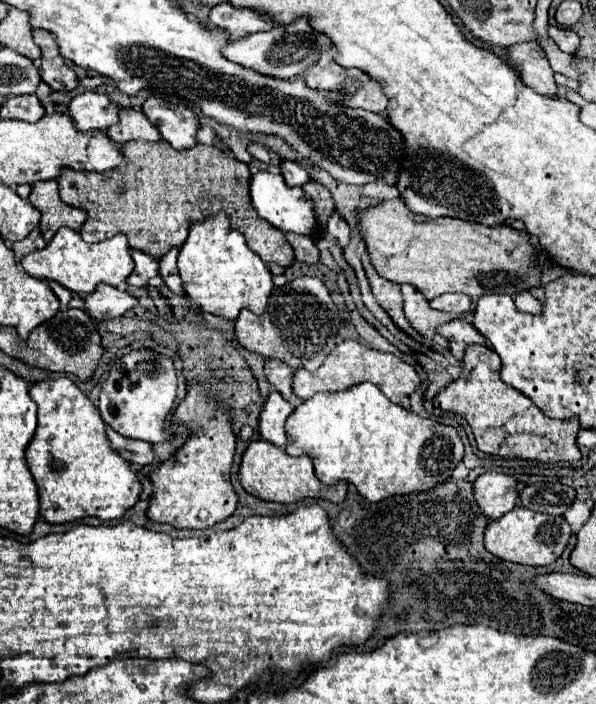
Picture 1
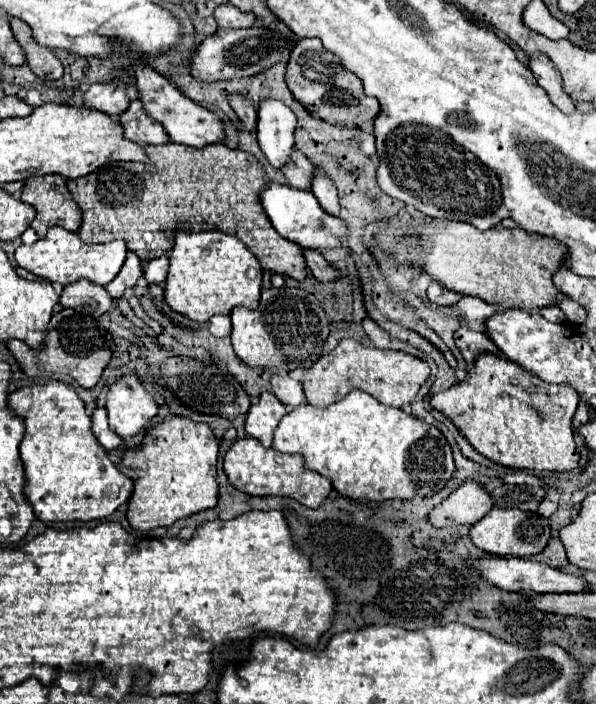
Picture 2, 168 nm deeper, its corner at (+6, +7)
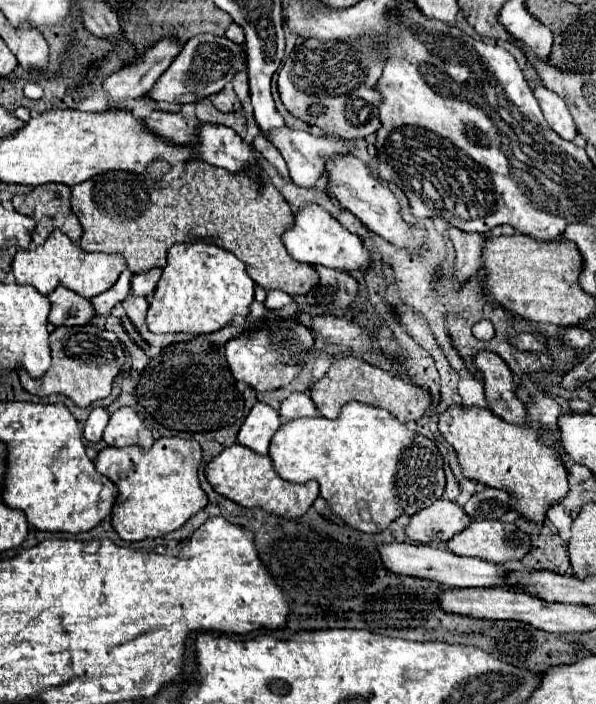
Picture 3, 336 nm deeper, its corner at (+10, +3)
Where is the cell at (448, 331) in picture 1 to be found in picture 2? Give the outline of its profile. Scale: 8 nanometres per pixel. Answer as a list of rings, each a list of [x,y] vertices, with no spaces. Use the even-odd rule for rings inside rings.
[[[460,326],[456,332],[454,332],[454,342],[462,354],[462,358],[472,364],[476,360],[478,354],[482,352],[492,352],[492,354],[498,354],[498,348],[496,344],[486,338],[482,332],[474,332],[470,330],[468,326]]]

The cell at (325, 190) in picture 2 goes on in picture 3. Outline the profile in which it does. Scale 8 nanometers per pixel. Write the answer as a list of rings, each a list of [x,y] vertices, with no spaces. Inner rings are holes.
[[[284,126],[284,128],[280,128],[280,132],[274,132],[272,136],[268,136],[268,140],[278,148],[282,158],[286,160],[288,170],[290,170],[290,178],[294,180],[294,184],[304,186],[304,188],[314,188],[320,184],[320,176],[324,172],[324,162],[326,162],[328,154],[347,153],[354,149],[353,145],[337,137],[322,136],[322,138],[316,138],[308,132],[292,130],[288,126]]]

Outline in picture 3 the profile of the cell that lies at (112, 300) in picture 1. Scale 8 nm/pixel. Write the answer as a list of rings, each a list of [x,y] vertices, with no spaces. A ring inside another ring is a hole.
[[[58,286],[50,296],[50,316],[48,316],[48,322],[52,326],[60,326],[60,324],[66,324],[66,326],[82,326],[82,324],[88,324],[92,318],[94,318],[94,312],[92,312],[92,304],[78,296],[76,292],[68,290],[68,288],[62,288]]]

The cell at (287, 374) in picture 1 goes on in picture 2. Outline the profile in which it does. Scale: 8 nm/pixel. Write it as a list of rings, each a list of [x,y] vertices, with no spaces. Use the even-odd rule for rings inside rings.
[[[280,372],[272,374],[270,384],[272,384],[272,392],[280,398],[282,404],[294,408],[294,406],[304,402],[302,384],[298,380],[292,380],[288,374],[280,374]]]

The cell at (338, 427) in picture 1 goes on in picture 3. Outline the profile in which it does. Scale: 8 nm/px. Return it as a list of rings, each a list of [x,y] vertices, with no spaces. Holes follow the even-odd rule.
[[[348,402],[336,420],[328,418],[296,418],[278,428],[270,442],[270,460],[276,474],[288,482],[308,482],[316,480],[320,484],[320,496],[326,500],[328,508],[342,518],[344,524],[360,532],[382,532],[398,516],[412,516],[444,494],[444,468],[442,456],[434,442],[408,430],[404,424],[396,422],[386,410],[370,408],[366,404]],[[364,508],[370,512],[370,522],[362,520]]]

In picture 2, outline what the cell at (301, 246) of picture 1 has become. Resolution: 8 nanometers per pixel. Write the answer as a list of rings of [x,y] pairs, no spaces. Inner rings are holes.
[[[302,248],[302,254],[304,254],[304,260],[310,268],[310,272],[322,280],[322,282],[328,282],[328,280],[334,280],[338,274],[332,270],[332,266],[322,258],[322,254],[318,250],[306,250]]]

